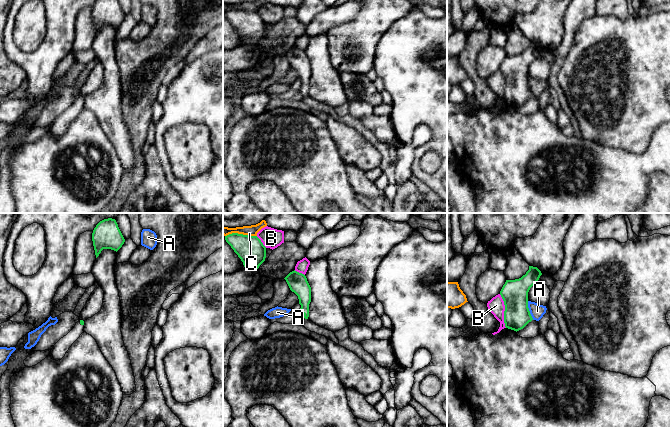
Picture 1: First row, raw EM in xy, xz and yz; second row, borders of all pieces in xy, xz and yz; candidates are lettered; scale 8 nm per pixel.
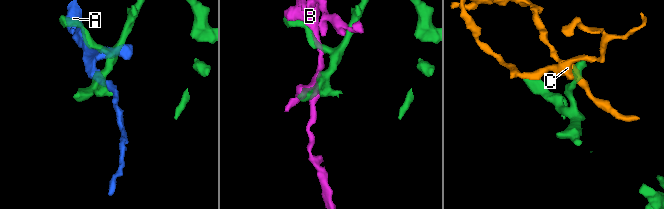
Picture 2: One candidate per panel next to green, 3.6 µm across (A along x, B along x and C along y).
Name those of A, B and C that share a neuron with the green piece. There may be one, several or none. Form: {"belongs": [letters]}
{"belongs": []}

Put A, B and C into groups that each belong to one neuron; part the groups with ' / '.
A / B / C

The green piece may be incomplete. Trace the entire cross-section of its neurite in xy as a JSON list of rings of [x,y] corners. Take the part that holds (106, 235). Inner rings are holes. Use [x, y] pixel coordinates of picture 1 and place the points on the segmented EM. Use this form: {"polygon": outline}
{"polygon": [[[108,218],[100,221],[93,230],[92,241],[96,258],[103,249],[118,251],[125,239],[115,219]]]}

